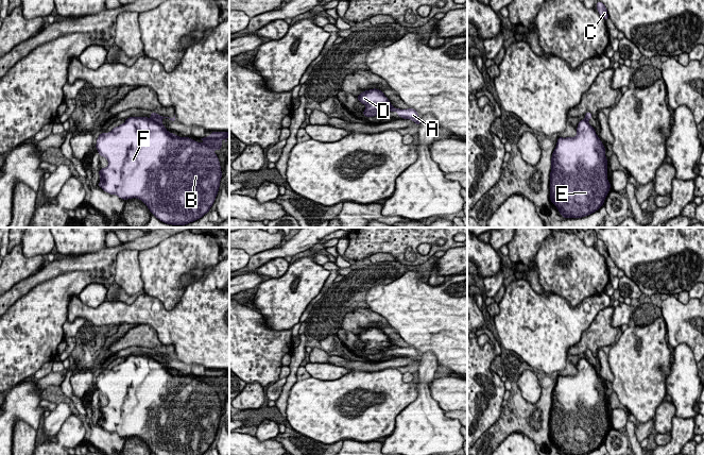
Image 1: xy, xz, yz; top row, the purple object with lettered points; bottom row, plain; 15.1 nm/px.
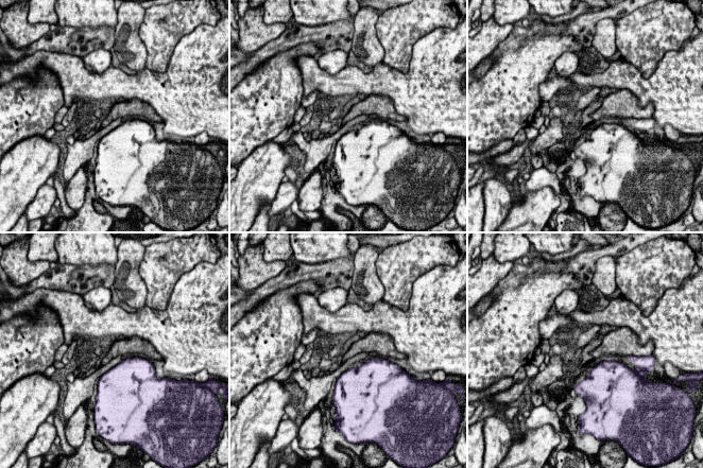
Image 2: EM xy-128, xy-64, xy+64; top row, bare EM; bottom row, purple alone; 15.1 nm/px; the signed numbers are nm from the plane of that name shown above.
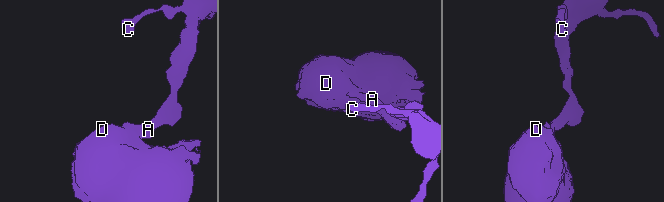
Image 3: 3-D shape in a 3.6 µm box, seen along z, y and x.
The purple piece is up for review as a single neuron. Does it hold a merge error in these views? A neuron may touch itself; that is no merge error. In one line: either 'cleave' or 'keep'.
cleave

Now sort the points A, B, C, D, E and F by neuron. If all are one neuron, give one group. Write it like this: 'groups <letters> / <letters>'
groups A C / B D E F

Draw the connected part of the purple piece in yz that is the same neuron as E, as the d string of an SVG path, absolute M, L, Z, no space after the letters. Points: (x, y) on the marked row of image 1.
M586 119L580 120L576 137L557 138L551 157L550 200L564 218L582 218L598 210L609 191L605 148Z

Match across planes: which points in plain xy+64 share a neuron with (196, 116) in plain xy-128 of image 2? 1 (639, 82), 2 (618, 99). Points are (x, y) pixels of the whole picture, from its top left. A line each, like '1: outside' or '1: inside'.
1: inside
2: outside

